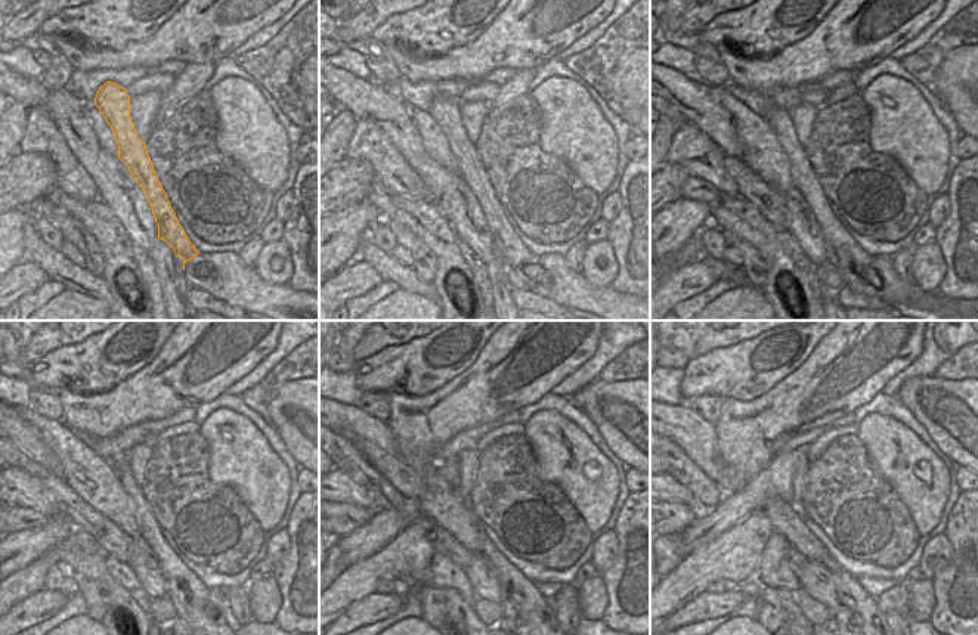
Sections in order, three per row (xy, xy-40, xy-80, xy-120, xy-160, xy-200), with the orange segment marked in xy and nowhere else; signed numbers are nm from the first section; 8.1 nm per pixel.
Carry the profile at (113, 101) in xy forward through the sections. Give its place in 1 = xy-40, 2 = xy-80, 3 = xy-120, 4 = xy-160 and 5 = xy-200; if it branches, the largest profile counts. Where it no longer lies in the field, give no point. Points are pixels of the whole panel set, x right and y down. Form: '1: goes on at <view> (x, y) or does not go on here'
1: goes on at xy-40 (446, 111)
2: goes on at xy-80 (841, 250)
3: goes on at xy-120 (204, 619)
4: goes on at xy-160 (529, 616)
5: goes on at xy-200 (859, 619)

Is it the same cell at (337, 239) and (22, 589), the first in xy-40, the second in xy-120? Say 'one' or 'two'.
two

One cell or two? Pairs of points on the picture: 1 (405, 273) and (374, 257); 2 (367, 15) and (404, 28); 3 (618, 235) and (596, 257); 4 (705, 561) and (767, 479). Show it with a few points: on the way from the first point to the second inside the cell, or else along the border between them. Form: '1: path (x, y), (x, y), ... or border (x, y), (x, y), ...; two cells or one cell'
1: path (398, 272), (381, 262); one cell
2: border (392, 15), (378, 24), (370, 36); two cells
3: border (607, 239), (618, 265), (615, 278); two cells
4: border (758, 510), (754, 510), (712, 539), (698, 545); two cells

